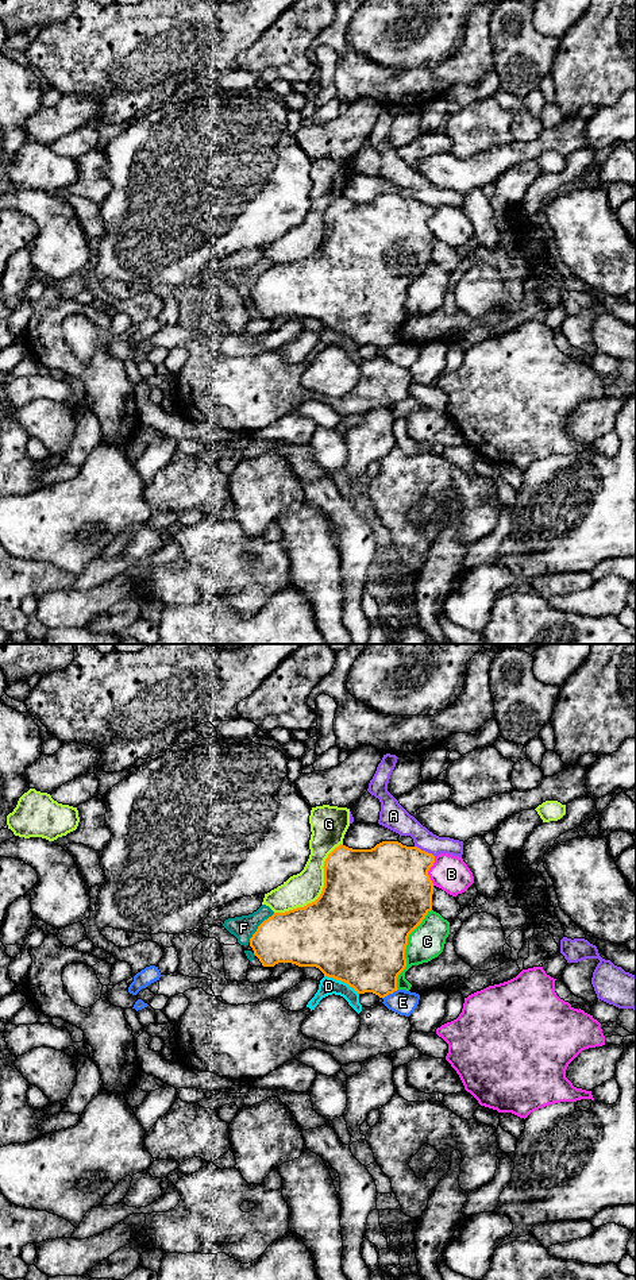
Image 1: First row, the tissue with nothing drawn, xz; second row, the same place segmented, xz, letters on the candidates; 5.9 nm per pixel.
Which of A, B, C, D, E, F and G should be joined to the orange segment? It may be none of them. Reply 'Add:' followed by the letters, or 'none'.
Add: none

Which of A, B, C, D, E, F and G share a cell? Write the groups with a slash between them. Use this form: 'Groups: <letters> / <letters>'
Groups: A / B / C / D F / E / G

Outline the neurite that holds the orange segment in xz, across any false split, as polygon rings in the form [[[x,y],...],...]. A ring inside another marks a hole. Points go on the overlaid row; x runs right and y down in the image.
[[[382,841],[371,849],[336,847],[324,861],[324,887],[320,897],[304,907],[274,913],[250,938],[250,946],[263,967],[292,963],[316,967],[324,976],[347,983],[358,994],[373,992],[379,998],[397,991],[397,978],[406,967],[405,949],[409,934],[432,910],[433,883],[428,875],[435,856],[398,841]]]

